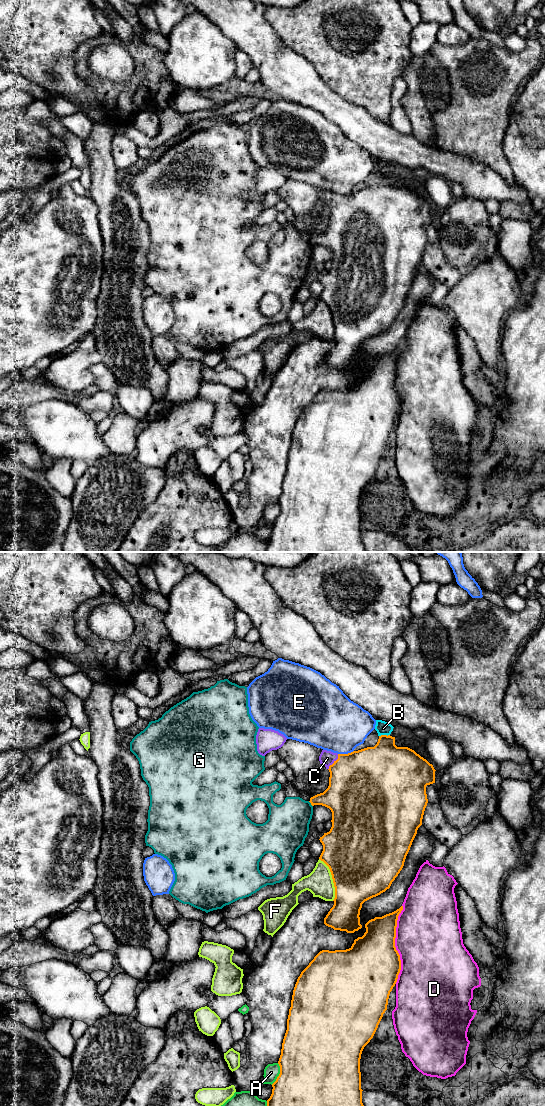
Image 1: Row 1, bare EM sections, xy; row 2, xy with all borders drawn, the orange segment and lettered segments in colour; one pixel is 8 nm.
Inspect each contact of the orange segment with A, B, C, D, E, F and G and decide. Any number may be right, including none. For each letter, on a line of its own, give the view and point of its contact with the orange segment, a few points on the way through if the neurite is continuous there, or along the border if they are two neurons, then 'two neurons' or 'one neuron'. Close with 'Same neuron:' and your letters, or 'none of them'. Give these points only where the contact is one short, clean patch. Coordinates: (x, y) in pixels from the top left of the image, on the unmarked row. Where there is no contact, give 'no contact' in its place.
A: contact xy (279, 514); two neurons
B: contact xy (384, 175); two neurons
C: contact xy (334, 202); way xy (358, 222), (345, 209), (334, 202), (327, 198); one neuron
D: contact xy (394, 384); two neurons
E: contact xy (345, 194); two neurons
F: contact xy (332, 318); two neurons
G: contact xy (311, 244); two neurons
Same neuron: C

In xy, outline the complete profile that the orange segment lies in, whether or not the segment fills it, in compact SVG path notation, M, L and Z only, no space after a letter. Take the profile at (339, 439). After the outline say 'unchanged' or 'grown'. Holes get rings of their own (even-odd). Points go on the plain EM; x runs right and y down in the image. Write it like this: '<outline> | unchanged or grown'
M403 346L392 353L369 360L365 364L366 372L364 375L355 379L349 389L335 391L322 390L301 412L293 430L291 447L287 459L287 470L278 501L280 514L272 524L272 534L267 540L267 549L265 552L365 552L362 543L363 530L361 529L360 499L364 487L373 478L383 454L387 450L390 432L395 426L401 410L401 400L395 387L395 378L398 356L402 350Z | unchanged

